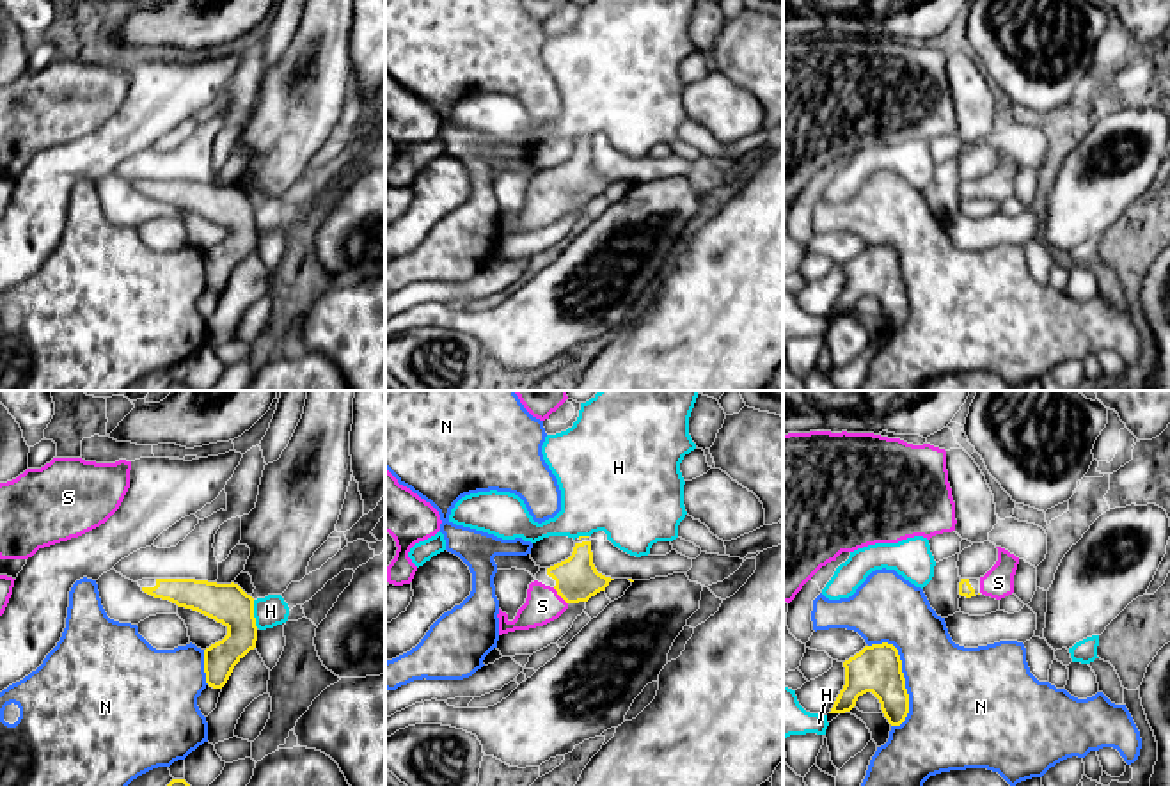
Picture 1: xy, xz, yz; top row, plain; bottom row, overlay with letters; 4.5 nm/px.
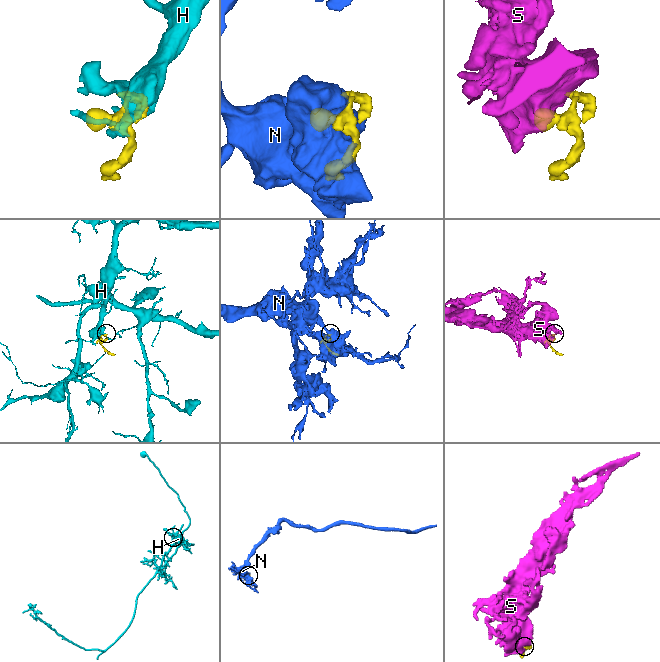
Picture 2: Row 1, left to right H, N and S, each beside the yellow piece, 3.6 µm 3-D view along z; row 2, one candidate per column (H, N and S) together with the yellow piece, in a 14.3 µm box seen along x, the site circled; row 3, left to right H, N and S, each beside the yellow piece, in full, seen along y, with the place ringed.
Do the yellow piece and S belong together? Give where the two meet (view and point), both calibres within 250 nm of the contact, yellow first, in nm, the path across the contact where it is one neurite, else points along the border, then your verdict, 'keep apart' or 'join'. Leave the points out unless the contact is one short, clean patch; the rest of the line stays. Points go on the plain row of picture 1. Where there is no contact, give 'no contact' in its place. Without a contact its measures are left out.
contact xz (560, 197); calibres 190 and 160 nm; way xz (576, 180), (560, 197), (542, 208); join

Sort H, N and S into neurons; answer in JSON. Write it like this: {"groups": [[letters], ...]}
{"groups": [["H"], ["N"], ["S"]]}

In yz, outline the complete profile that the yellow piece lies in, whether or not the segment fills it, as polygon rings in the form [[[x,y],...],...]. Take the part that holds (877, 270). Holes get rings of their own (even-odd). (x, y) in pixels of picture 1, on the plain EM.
[[[893,247],[865,248],[843,264],[845,288],[829,316],[845,316],[856,309],[859,298],[872,295],[891,328],[900,328],[909,316],[909,296],[902,275],[902,263]]]

